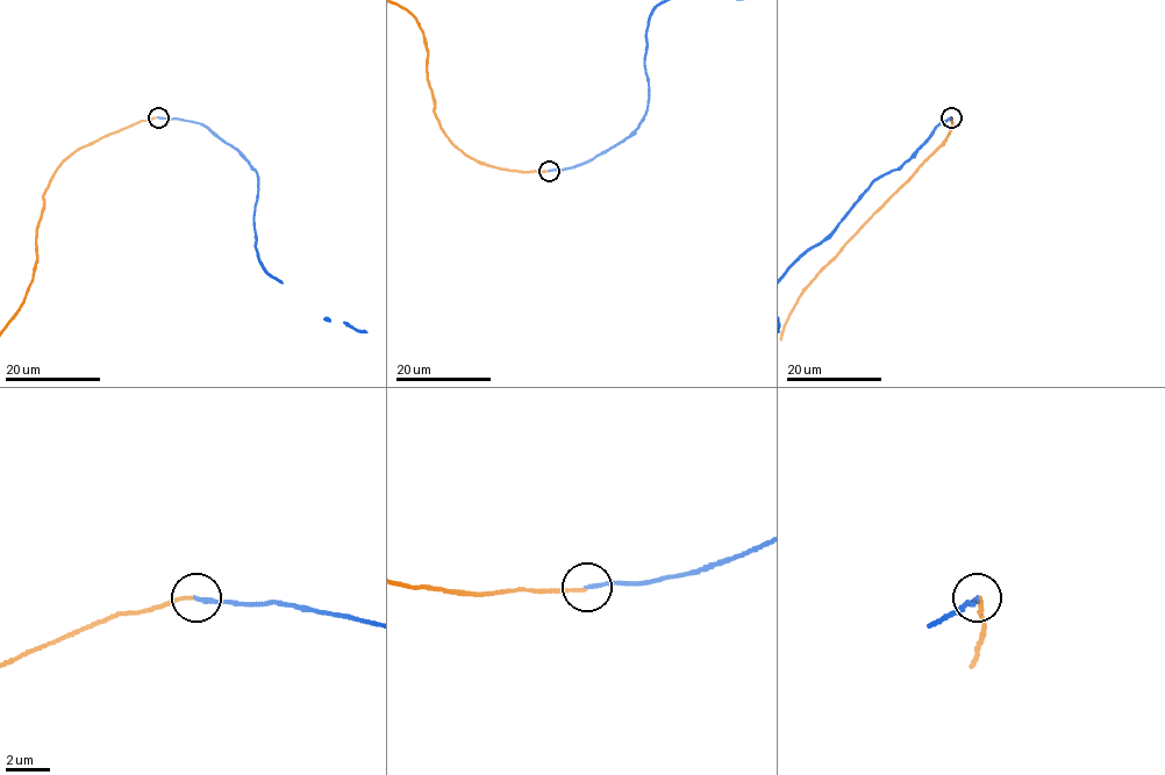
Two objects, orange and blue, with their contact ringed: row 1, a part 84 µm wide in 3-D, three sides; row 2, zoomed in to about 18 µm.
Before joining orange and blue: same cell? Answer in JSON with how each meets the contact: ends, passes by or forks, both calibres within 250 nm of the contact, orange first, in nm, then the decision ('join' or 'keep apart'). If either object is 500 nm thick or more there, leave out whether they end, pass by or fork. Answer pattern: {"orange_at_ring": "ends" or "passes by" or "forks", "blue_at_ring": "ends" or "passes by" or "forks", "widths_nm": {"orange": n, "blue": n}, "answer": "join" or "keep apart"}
{"orange_at_ring": "ends", "blue_at_ring": "ends", "widths_nm": {"orange": 140, "blue": 170}, "answer": "keep apart"}

